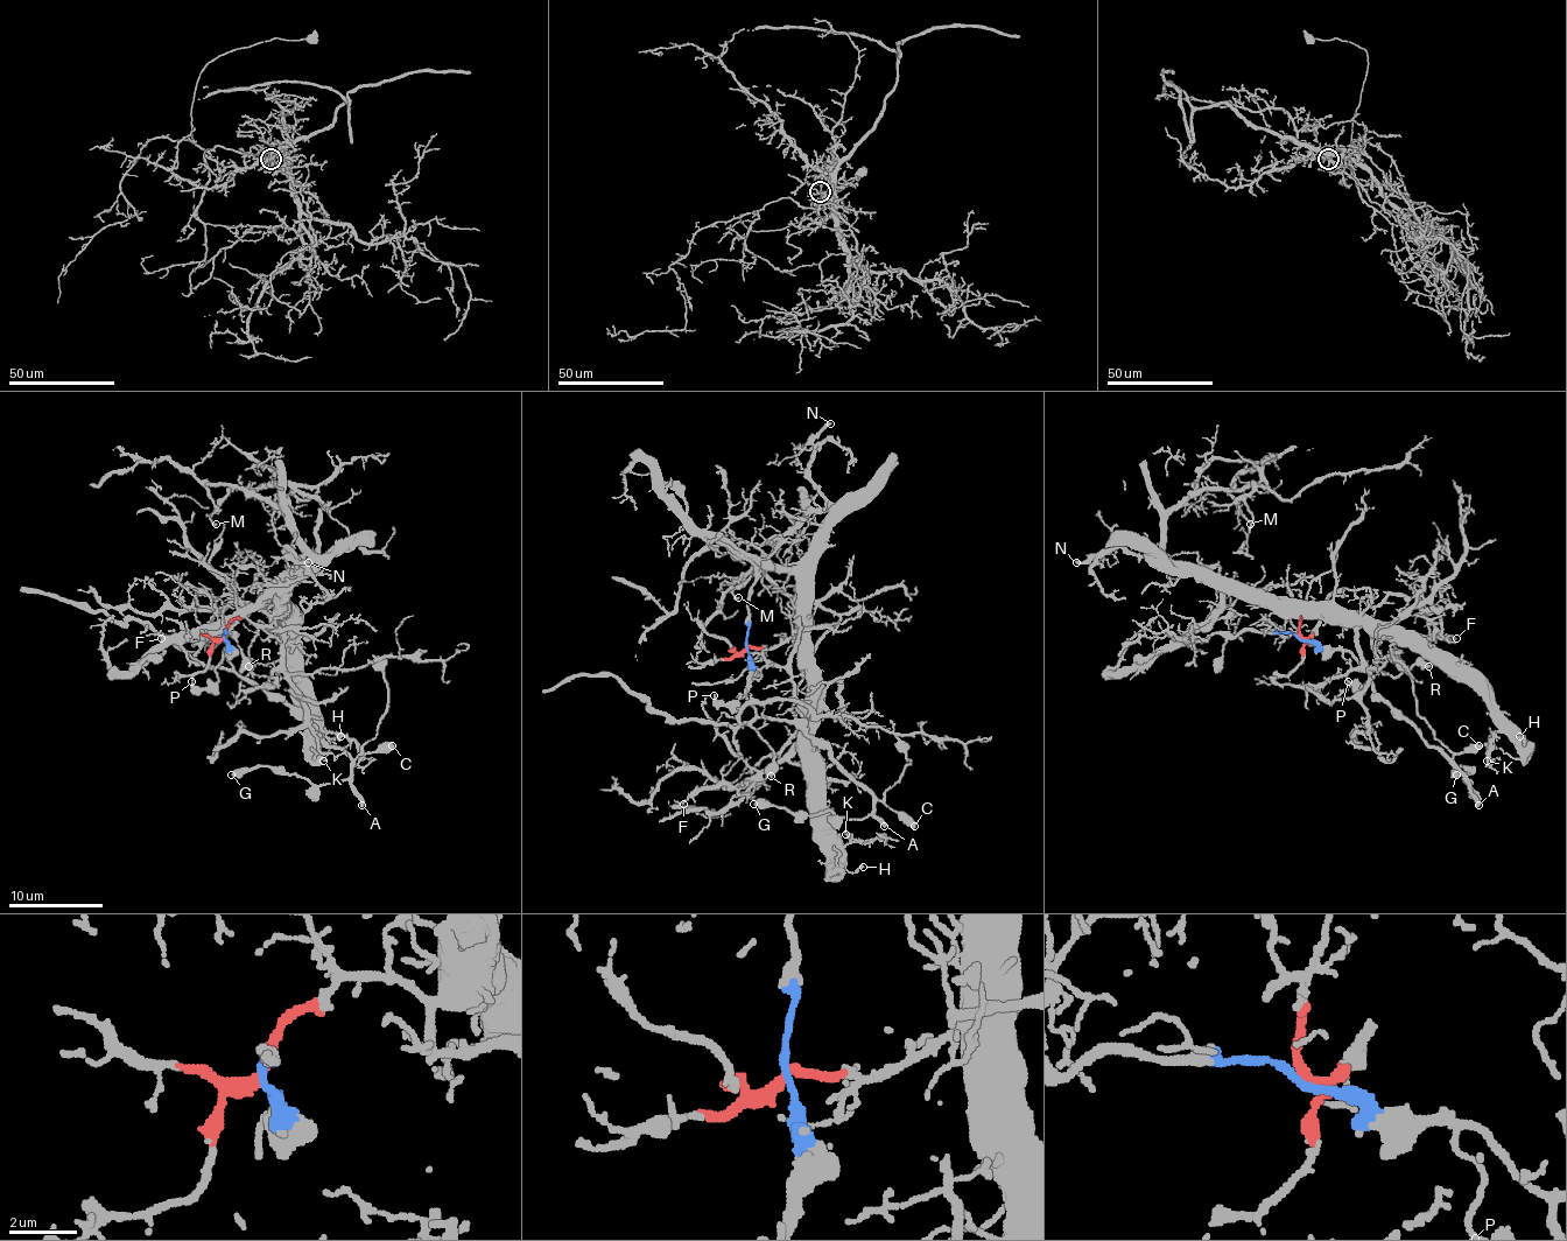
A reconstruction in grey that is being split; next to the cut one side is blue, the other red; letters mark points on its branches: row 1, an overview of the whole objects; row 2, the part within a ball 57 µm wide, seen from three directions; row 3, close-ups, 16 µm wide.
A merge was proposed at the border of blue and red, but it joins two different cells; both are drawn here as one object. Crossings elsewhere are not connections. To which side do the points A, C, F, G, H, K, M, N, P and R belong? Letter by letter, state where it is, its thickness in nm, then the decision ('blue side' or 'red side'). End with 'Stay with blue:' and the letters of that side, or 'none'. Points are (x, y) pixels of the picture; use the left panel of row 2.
A: place (362, 805); calibre 320 nm; blue side
C: place (392, 745); calibre 550 nm; blue side
F: place (161, 638); calibre 160 nm; red side
G: place (231, 775); calibre 600 nm; blue side
H: place (341, 736); calibre 140 nm; red side
K: place (323, 761); calibre 140 nm; red side
M: place (216, 524); calibre 170 nm; red side
N: place (308, 562); calibre 280 nm; red side
P: place (191, 681); calibre 280 nm; blue side
R: place (248, 666); calibre 550 nm; blue side
Stay with blue: A, C, G, P, R

